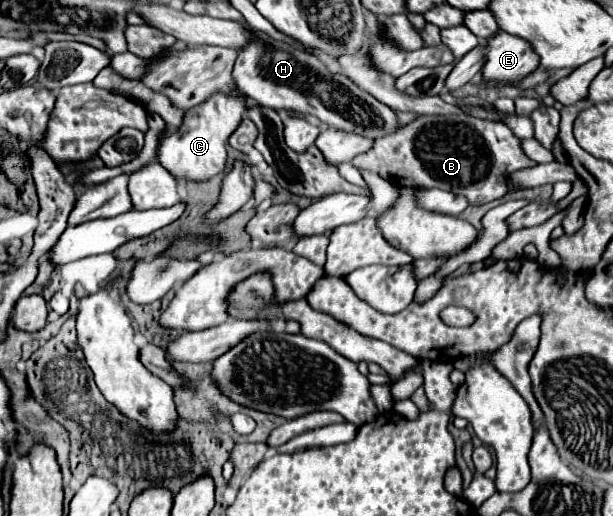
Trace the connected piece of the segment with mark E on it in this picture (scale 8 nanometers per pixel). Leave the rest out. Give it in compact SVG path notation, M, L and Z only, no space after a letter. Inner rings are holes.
M499 31L485 43L485 63L481 69L483 81L495 83L519 83L531 75L539 65L539 57L533 47L515 35Z

